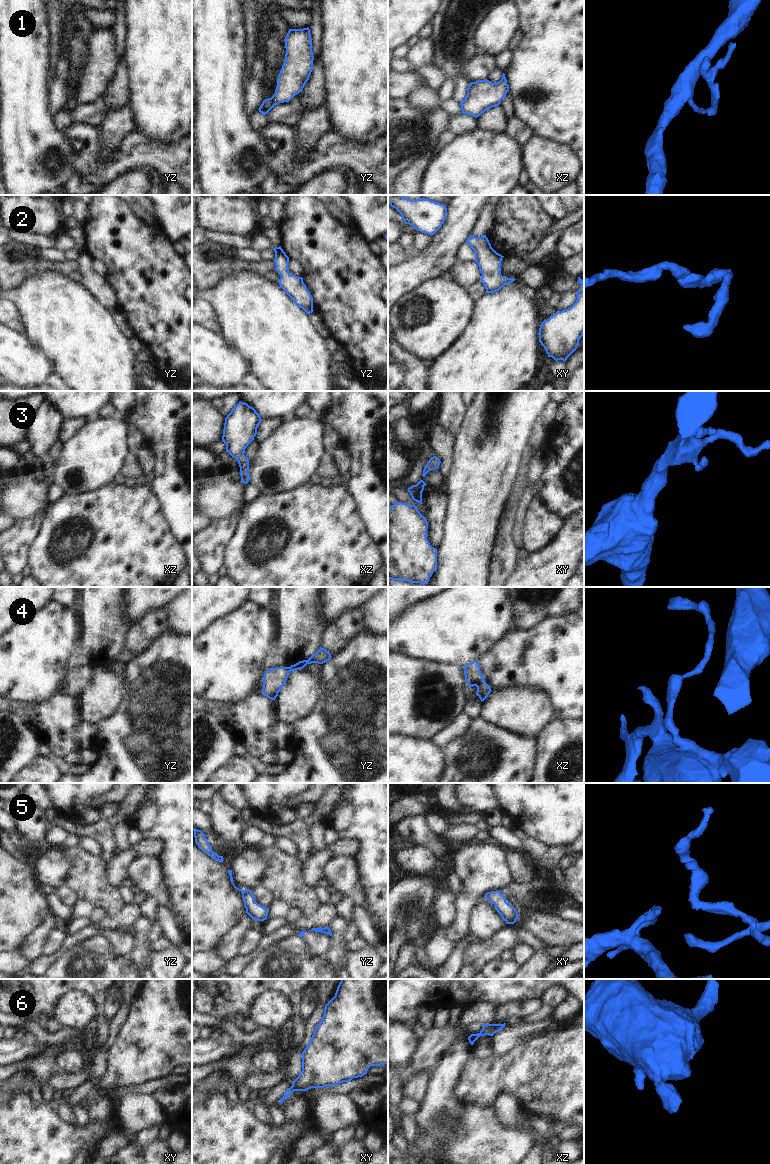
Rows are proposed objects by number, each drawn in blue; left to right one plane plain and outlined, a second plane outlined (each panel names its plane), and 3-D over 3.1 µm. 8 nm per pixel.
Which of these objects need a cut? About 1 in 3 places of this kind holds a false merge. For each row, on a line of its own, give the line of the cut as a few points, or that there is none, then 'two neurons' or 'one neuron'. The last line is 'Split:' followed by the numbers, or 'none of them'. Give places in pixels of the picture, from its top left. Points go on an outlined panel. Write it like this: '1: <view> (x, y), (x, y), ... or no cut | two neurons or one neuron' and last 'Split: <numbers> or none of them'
1: no cut | one neuron
2: no cut | one neuron
3: no cut | one neuron
4: no cut | one neuron
5: no cut | one neuron
6: no cut | one neuron
Split: none of them

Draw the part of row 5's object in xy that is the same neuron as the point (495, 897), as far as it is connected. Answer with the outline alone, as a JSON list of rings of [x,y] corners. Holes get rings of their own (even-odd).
[[[498,890],[487,892],[484,896],[488,902],[495,905],[495,909],[507,924],[514,924],[518,918],[516,909],[506,902],[505,896]]]

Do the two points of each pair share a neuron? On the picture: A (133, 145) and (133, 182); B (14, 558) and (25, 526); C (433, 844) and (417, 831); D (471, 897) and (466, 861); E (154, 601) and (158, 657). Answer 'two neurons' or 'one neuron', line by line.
A: two neurons
B: one neuron
C: one neuron
D: one neuron
E: two neurons

